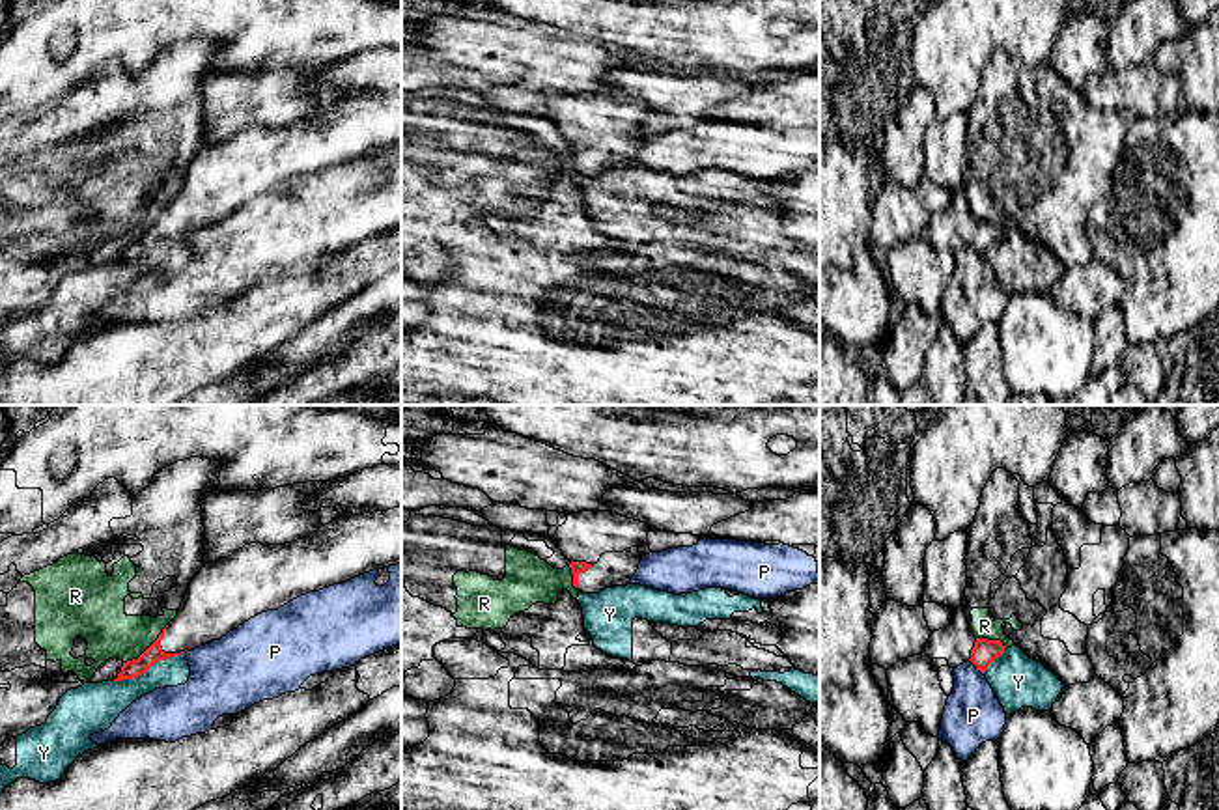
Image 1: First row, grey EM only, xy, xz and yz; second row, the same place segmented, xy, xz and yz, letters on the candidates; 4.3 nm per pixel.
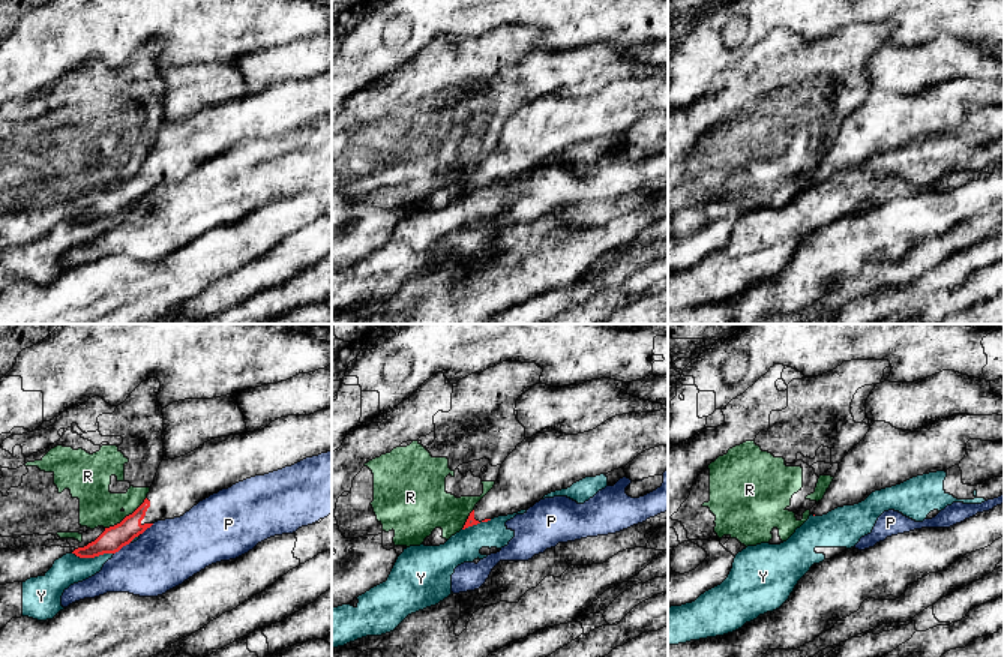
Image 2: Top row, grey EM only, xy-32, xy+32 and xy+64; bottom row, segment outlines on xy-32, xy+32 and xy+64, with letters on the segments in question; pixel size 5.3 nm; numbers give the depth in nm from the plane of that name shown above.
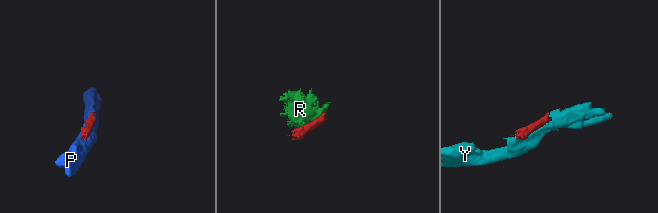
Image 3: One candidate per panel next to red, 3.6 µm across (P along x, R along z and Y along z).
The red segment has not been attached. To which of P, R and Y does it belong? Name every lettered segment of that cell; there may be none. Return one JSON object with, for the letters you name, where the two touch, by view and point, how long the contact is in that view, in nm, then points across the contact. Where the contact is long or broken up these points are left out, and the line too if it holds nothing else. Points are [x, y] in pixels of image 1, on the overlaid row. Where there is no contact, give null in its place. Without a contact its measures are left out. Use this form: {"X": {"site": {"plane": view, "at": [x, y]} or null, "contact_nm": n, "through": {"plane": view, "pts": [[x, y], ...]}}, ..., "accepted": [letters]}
{"accepted": []}

